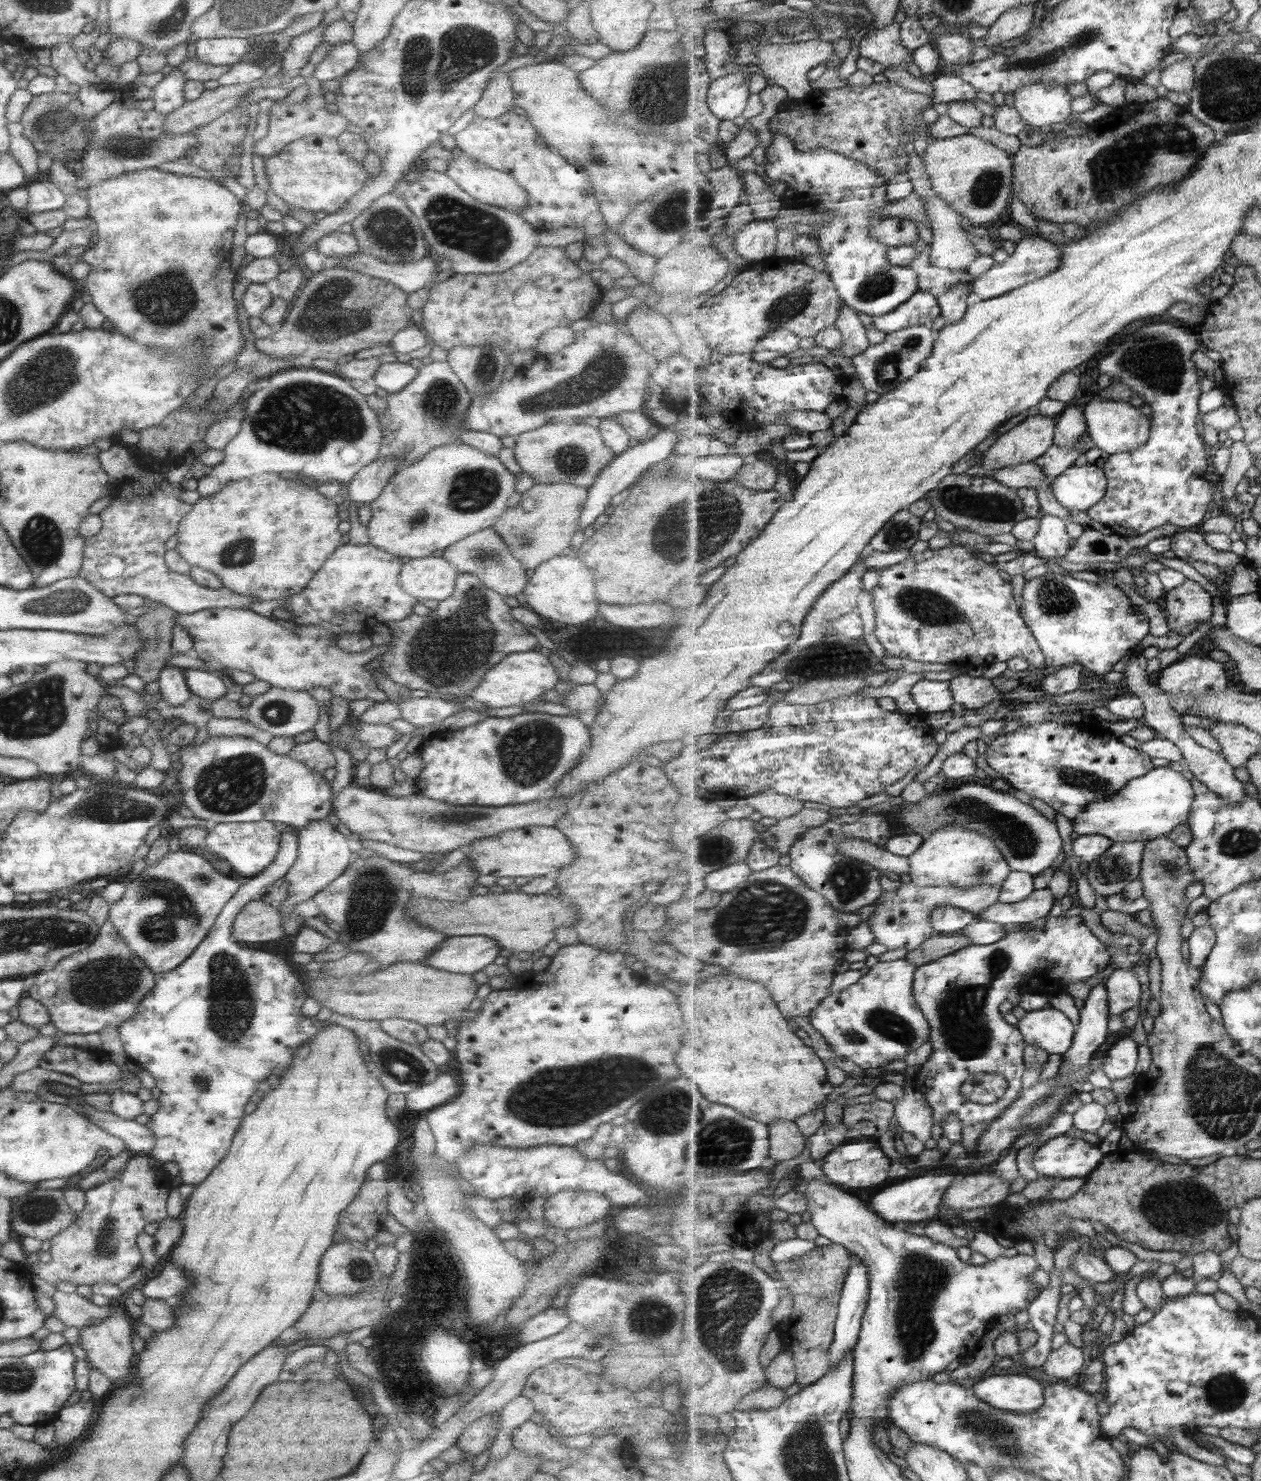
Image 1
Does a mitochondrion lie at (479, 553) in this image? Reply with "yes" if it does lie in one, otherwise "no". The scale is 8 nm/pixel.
yes

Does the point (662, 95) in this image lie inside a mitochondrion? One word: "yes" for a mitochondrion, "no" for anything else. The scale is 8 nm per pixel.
yes

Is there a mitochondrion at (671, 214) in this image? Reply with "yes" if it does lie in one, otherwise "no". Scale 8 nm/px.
yes

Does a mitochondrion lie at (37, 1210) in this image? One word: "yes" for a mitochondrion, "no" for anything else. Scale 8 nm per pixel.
yes

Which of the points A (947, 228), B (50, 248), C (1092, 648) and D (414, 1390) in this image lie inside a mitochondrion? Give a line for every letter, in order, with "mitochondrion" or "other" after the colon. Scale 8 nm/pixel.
A: other
B: other
C: other
D: other

